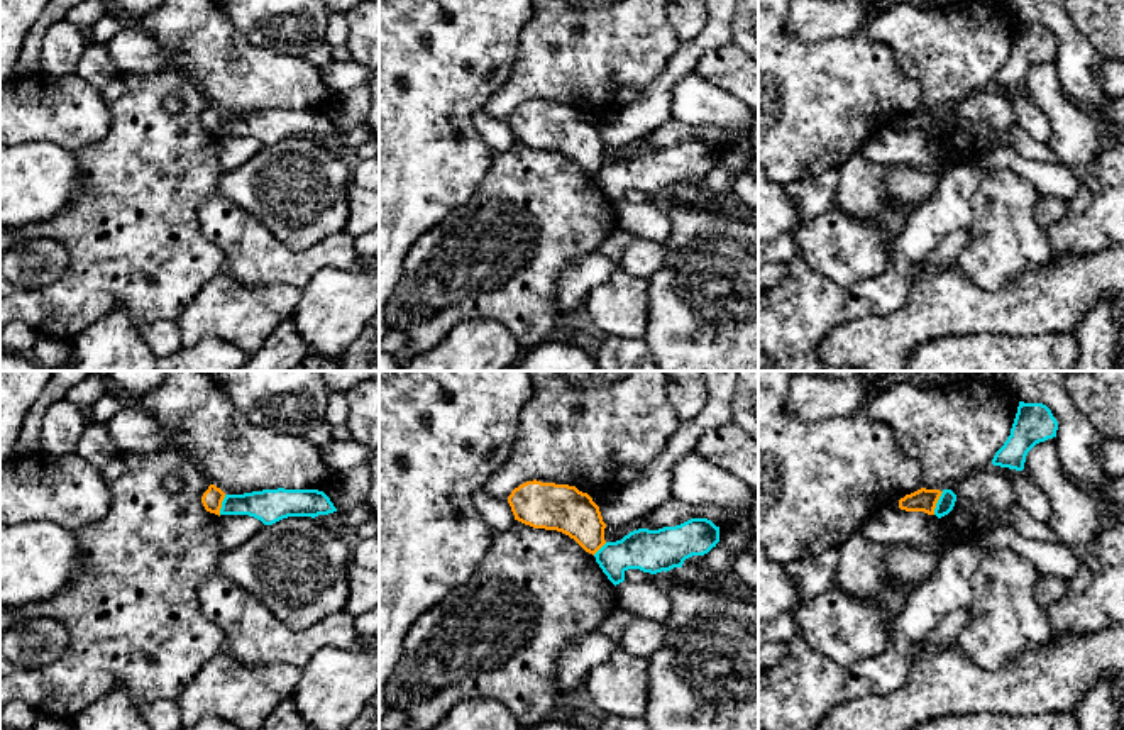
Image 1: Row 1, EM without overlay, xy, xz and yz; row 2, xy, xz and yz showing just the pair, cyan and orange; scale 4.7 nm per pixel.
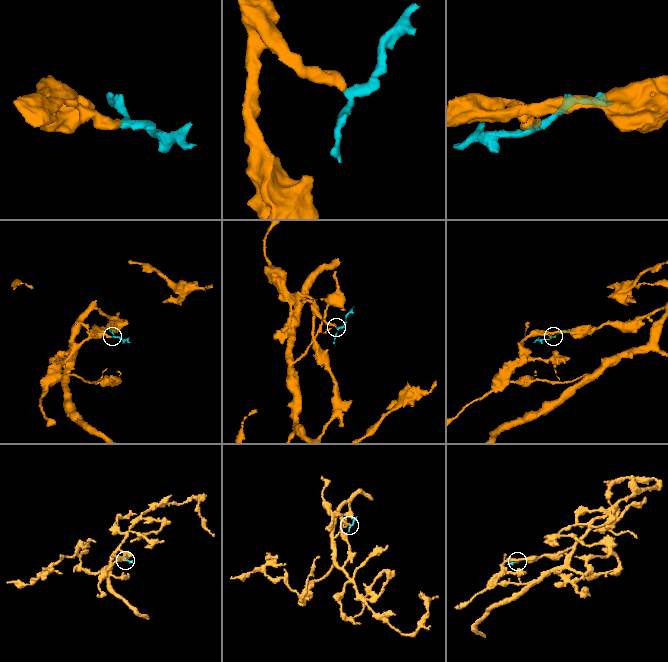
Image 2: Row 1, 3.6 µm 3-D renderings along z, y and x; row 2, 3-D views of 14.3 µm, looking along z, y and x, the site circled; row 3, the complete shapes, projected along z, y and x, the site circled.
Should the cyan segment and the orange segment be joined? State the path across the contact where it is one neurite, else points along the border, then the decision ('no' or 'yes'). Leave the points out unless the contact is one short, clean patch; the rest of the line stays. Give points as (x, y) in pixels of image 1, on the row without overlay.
border yz (943, 112), (933, 134); no

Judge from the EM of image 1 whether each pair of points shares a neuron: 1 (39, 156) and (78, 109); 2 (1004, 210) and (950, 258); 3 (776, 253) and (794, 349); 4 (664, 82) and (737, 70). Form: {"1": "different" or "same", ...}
{"1": "different", "2": "different", "3": "different", "4": "different"}

